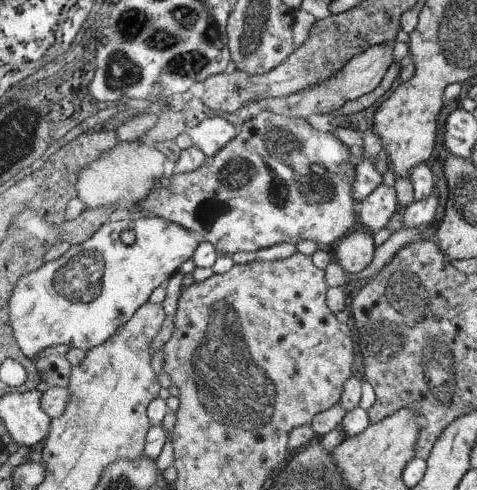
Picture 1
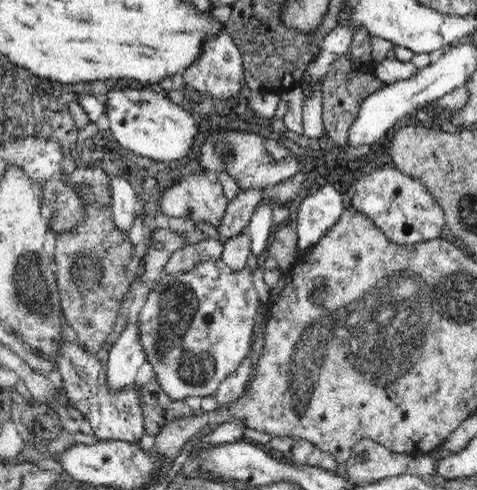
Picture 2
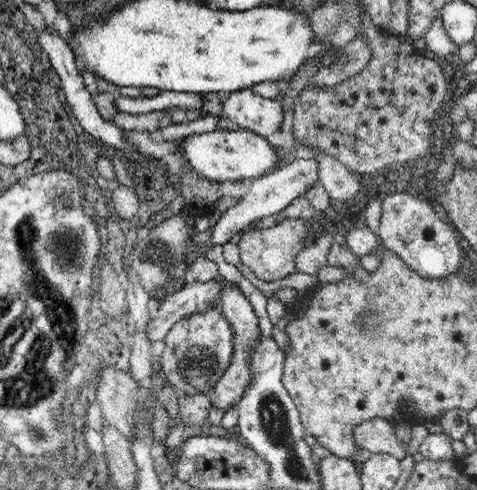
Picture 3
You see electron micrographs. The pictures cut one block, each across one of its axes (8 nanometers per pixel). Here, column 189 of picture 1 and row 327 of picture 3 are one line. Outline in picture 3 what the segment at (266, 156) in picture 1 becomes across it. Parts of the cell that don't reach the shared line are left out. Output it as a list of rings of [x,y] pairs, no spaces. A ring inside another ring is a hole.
[[[210,306],[206,312],[194,312],[174,324],[162,354],[162,372],[168,376],[168,386],[182,390],[182,394],[208,394],[216,388],[222,374],[230,368],[234,354],[232,326],[224,318],[220,306]]]

